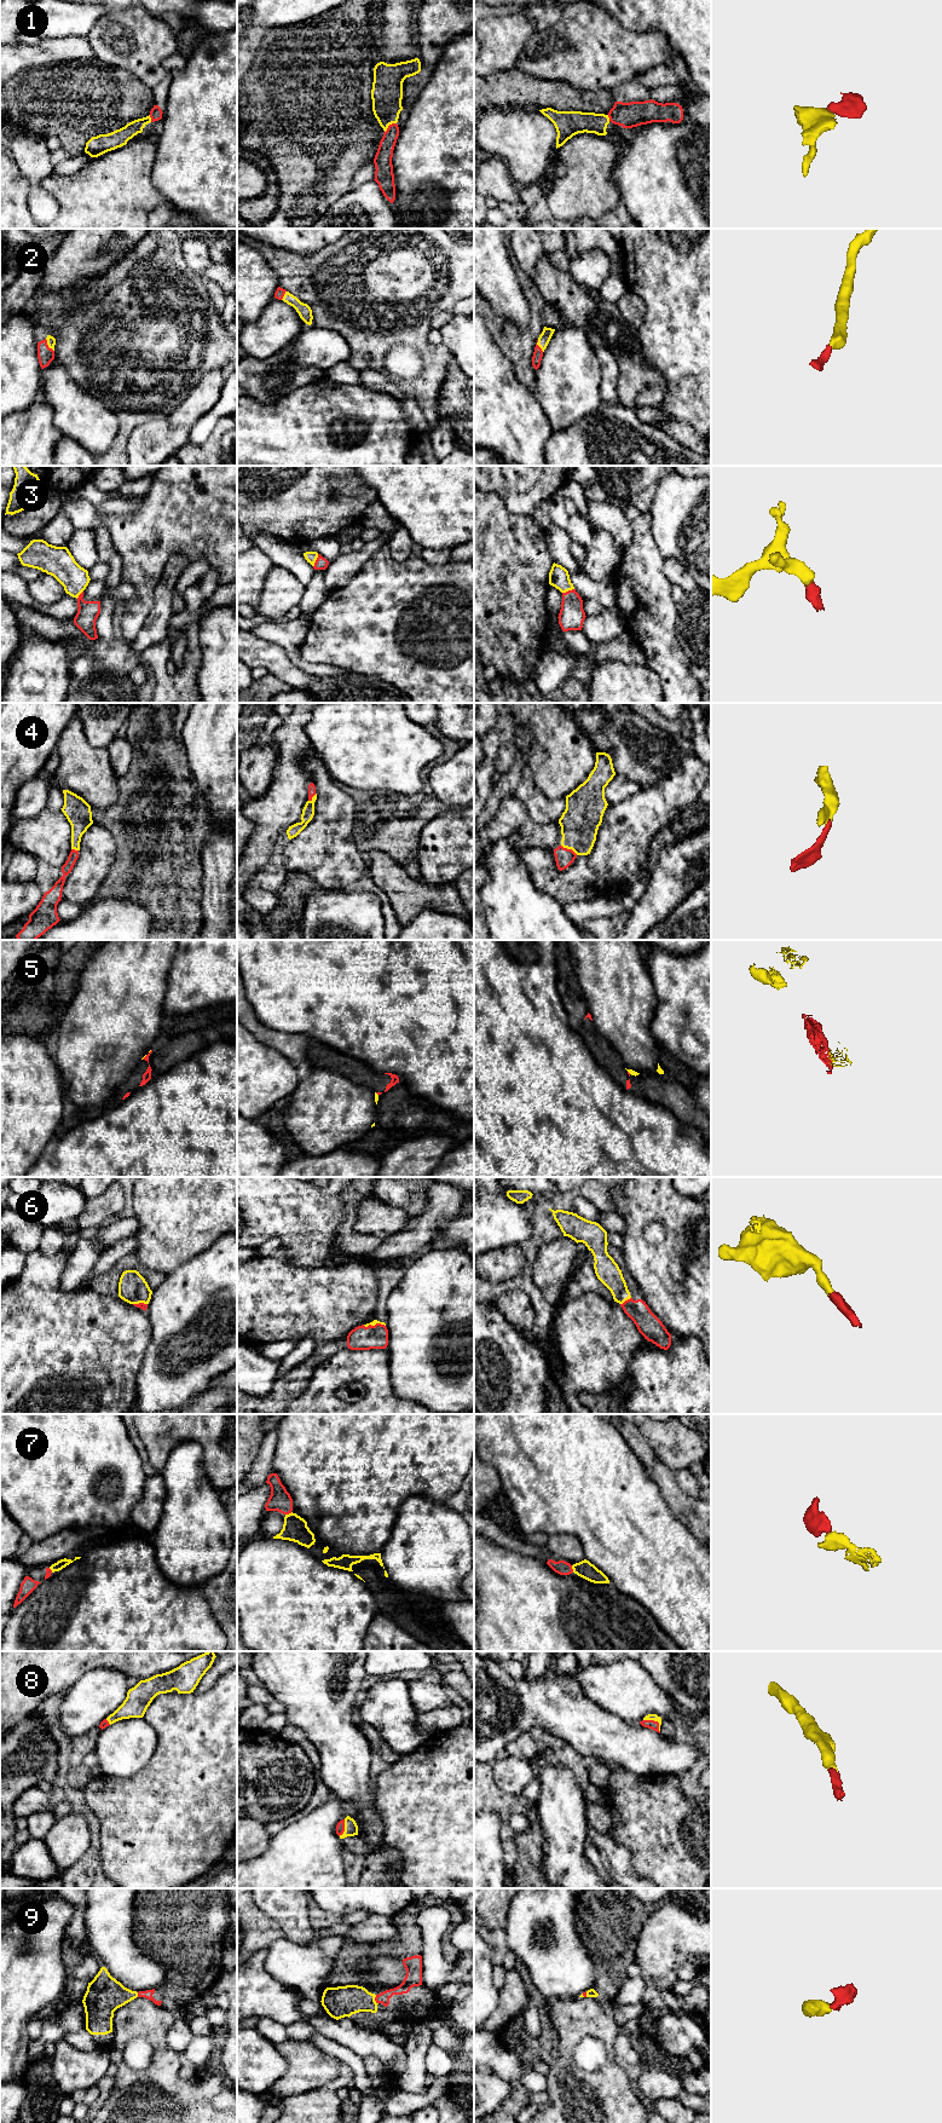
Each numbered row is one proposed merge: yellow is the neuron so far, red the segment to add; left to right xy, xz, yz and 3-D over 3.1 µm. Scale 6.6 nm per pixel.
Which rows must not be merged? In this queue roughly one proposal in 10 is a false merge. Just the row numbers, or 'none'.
5

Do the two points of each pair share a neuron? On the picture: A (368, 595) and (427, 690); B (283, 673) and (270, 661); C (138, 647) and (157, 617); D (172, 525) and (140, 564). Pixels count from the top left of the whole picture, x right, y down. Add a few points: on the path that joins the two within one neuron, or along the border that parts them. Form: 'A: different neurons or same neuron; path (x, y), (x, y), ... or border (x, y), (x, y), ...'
A: same neuron; path (391, 618), (393, 642), (412, 667)
B: same neuron; path (279, 669), (273, 663)
C: same neuron; path (144, 640), (155, 629), (156, 624)
D: same neuron; path (161, 532), (145, 548), (145, 553)

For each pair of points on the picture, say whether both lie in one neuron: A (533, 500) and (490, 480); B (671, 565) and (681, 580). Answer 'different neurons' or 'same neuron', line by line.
A: same neuron
B: same neuron

